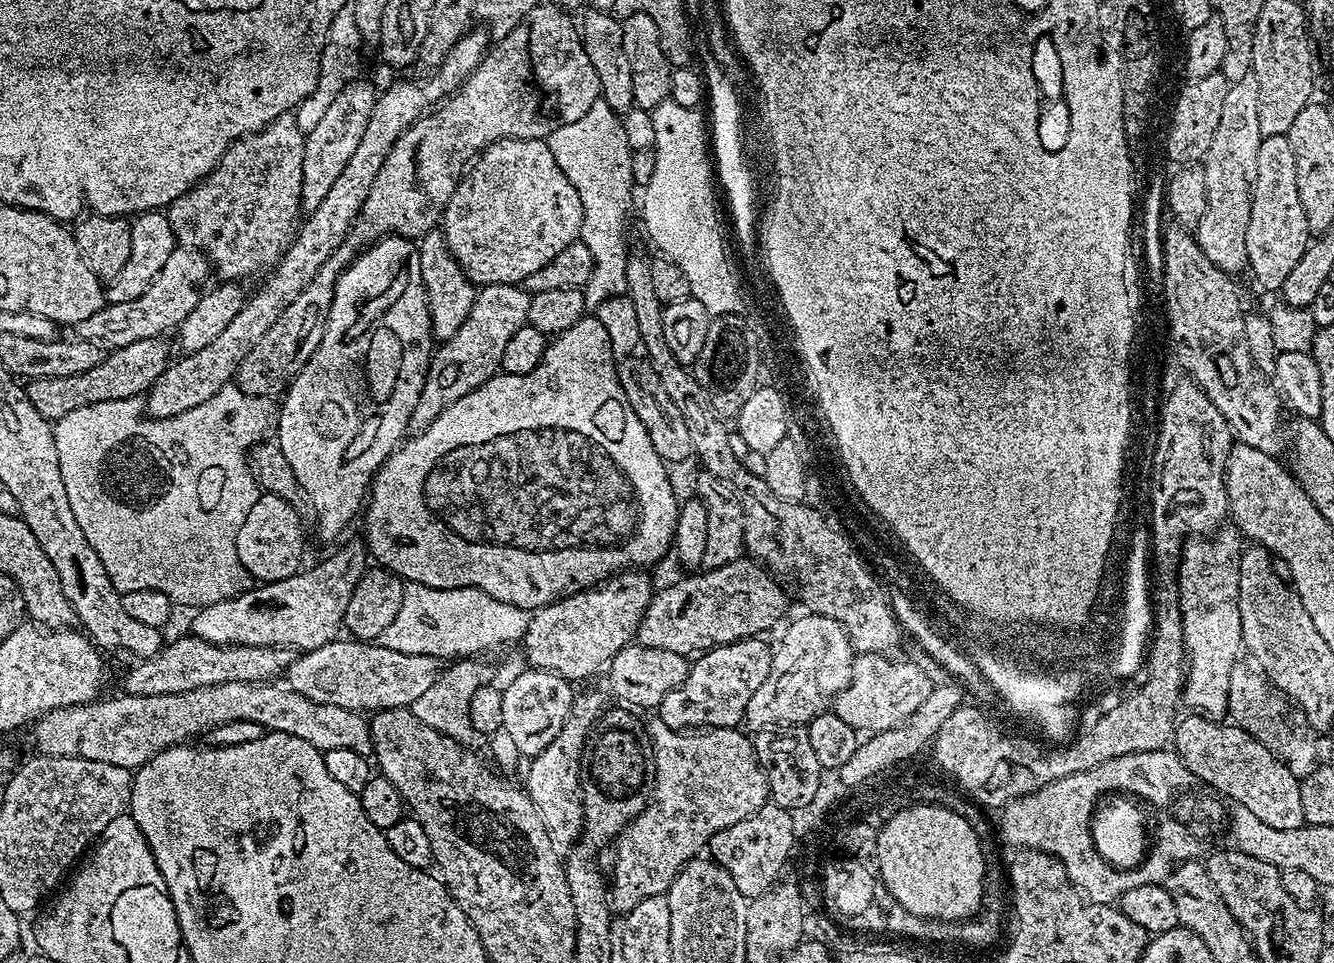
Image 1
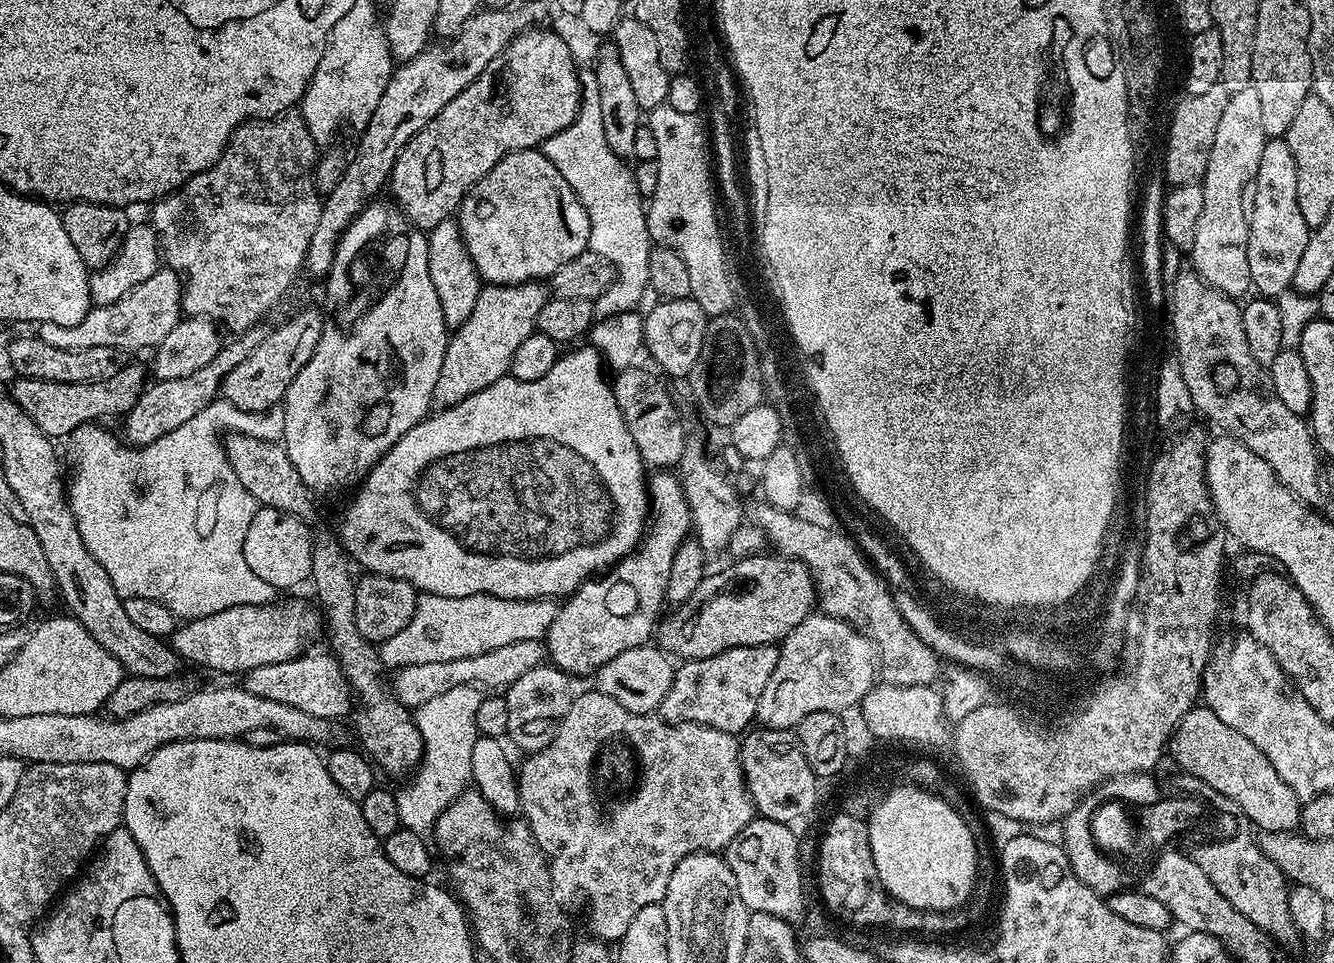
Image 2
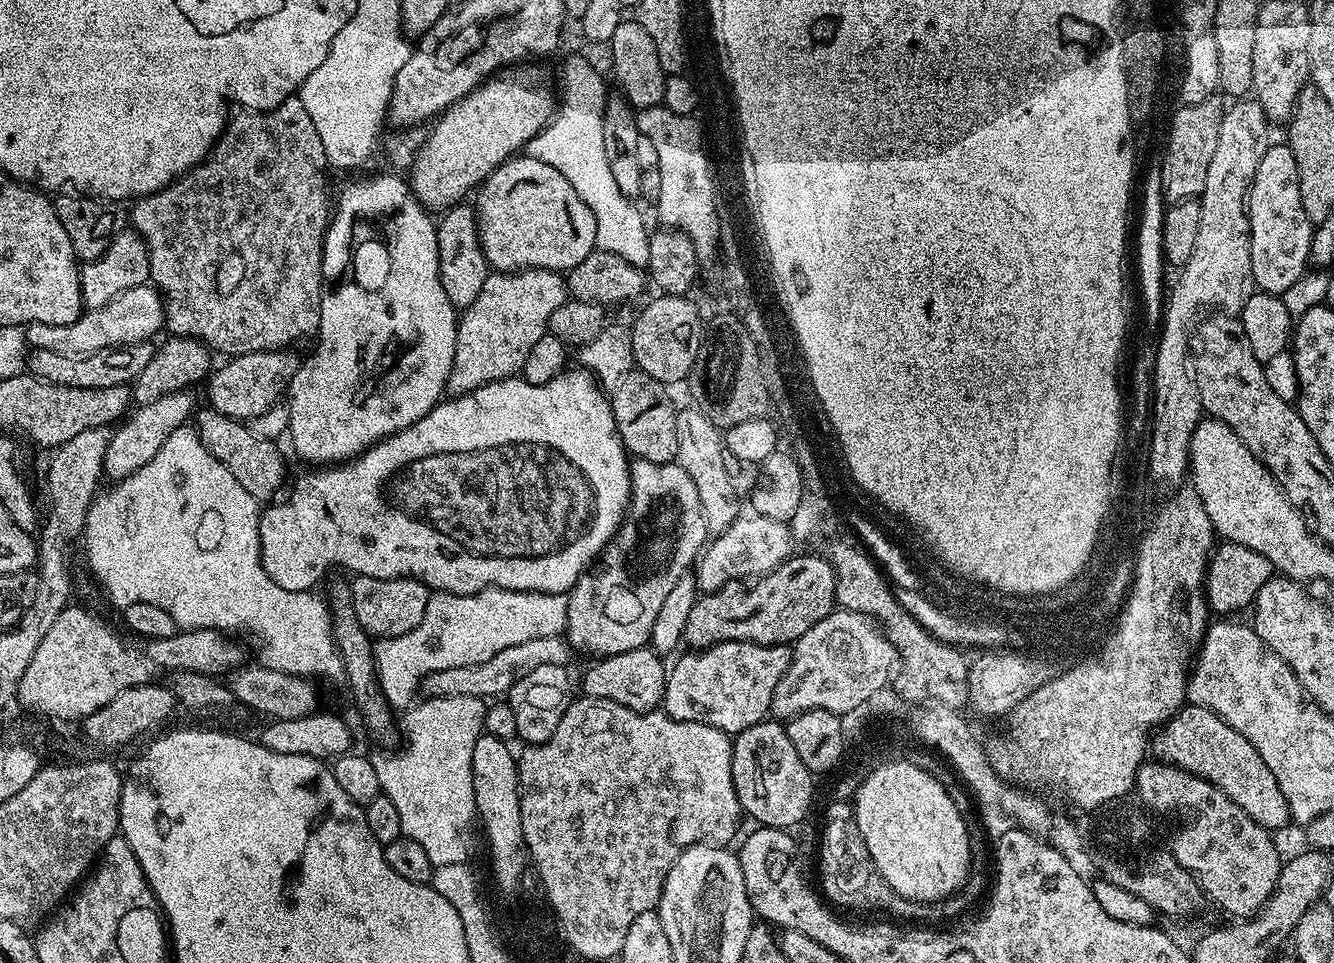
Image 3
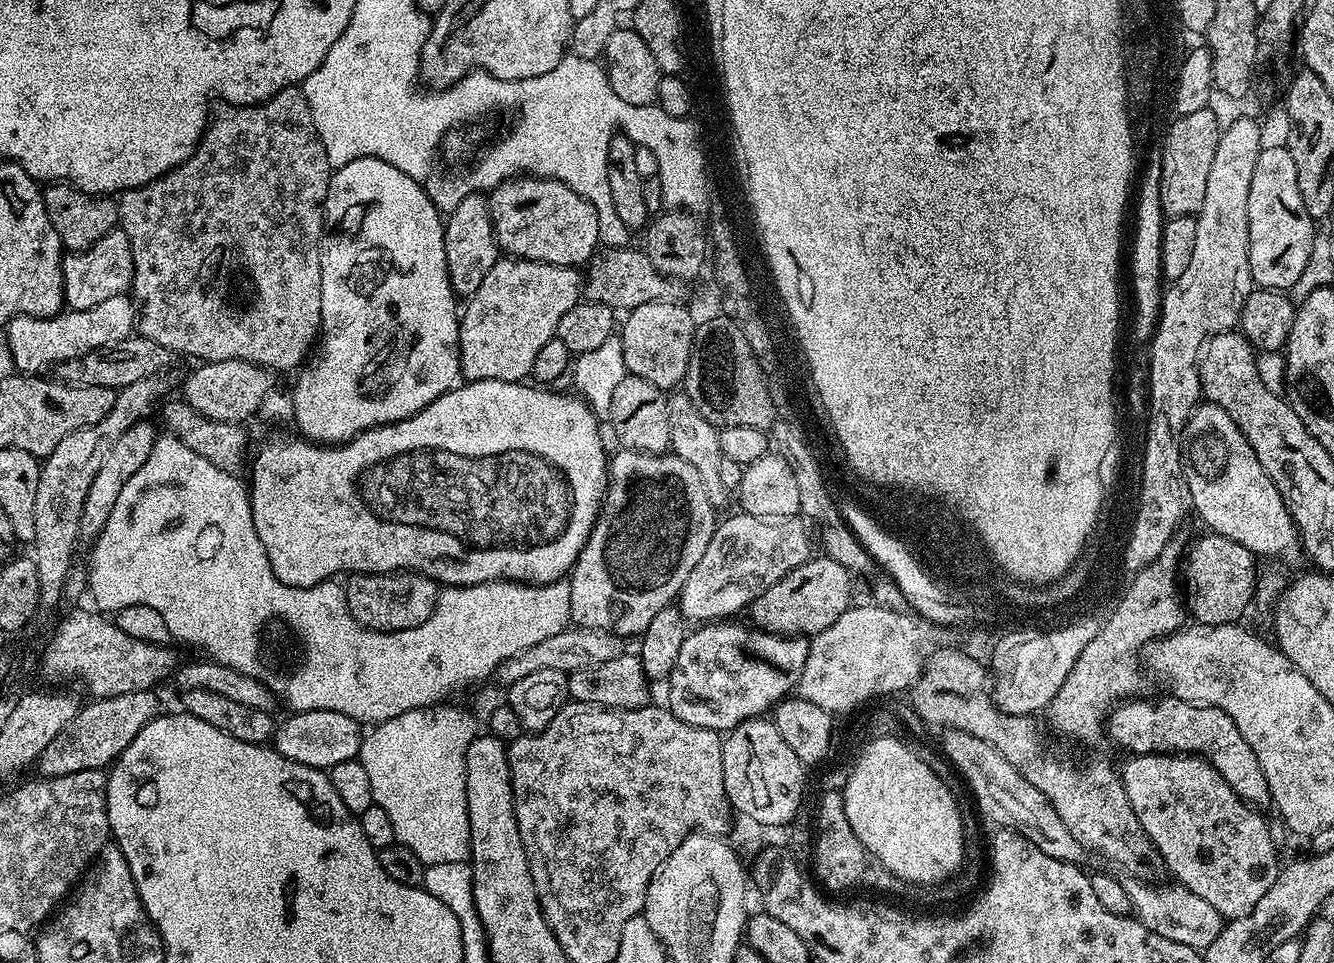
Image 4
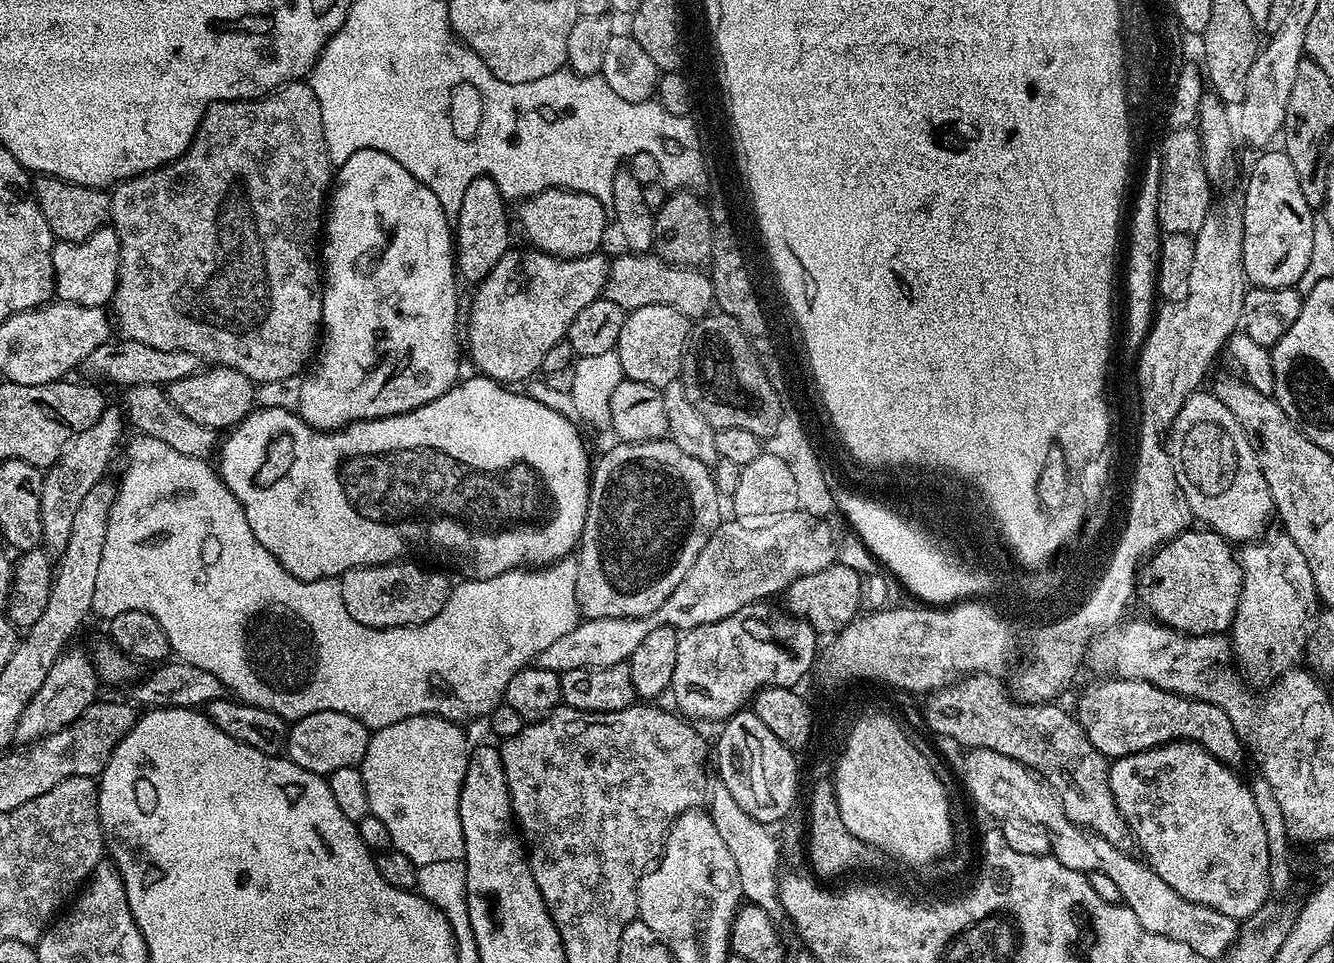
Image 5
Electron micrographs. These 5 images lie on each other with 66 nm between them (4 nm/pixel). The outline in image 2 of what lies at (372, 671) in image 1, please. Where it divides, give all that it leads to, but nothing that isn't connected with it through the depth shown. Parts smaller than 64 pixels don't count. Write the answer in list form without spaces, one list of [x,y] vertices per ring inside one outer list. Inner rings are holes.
[[[523,640],[510,642],[506,646],[498,646],[498,650],[490,650],[486,654],[478,654],[470,658],[454,658],[450,662],[422,662],[399,669],[396,676],[391,677],[390,688],[397,700],[408,709],[415,710],[422,702],[430,702],[430,698],[438,698],[438,694],[446,694],[446,690],[454,690],[454,686],[475,684],[488,690],[504,690],[522,674],[541,667],[546,660],[546,648],[540,640]],[[305,654],[295,660],[263,664],[243,673],[242,687],[250,694],[258,694],[258,698],[270,698],[274,702],[282,702],[286,706],[294,706],[298,710],[306,710],[306,714],[314,714],[318,718],[326,718],[336,722],[354,708],[354,691],[348,684],[340,661],[331,654],[312,656]]]

